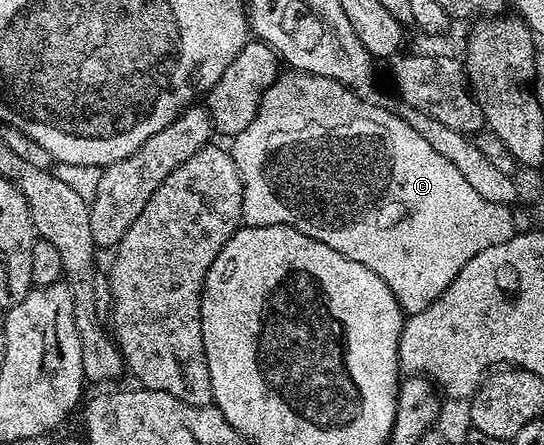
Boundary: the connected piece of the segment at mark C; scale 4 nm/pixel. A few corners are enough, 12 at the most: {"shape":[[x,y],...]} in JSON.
{"shape":[[292,69],[232,136],[248,226],[406,316],[515,233],[407,121]]}

